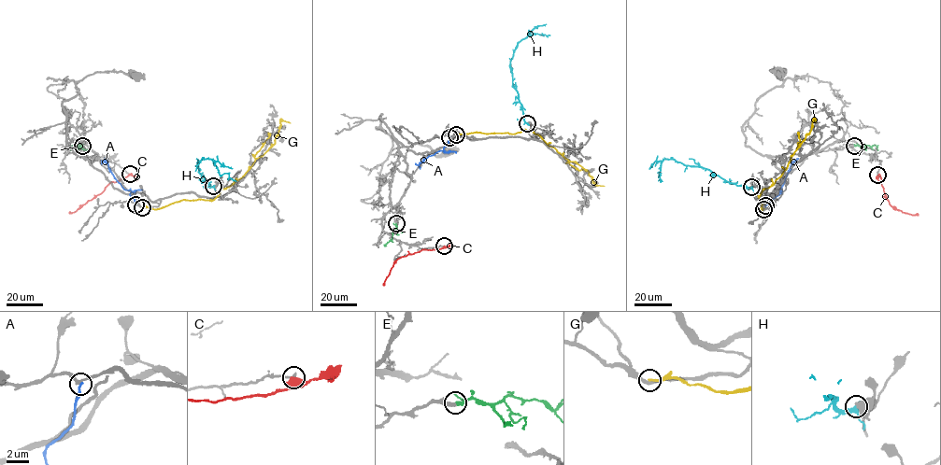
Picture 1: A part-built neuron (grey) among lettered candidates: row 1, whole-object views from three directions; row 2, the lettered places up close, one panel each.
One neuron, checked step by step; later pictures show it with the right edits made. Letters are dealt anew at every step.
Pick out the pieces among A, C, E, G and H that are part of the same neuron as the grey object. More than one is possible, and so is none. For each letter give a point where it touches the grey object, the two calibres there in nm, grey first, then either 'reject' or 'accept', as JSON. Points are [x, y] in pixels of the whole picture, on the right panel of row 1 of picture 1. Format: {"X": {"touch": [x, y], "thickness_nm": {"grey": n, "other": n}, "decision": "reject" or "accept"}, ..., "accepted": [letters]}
{"A": {"touch": [765, 205], "thickness_nm": {"grey": 280, "other": 200}, "decision": "reject"}, "C": {"touch": [877, 175], "thickness_nm": {"grey": 240, "other": 550}, "decision": "reject"}, "E": {"touch": [854, 146], "thickness_nm": {"grey": 440, "other": 240}, "decision": "accept"}, "G": {"touch": [763, 209], "thickness_nm": {"grey": 320, "other": 200}, "decision": "reject"}, "H": {"touch": [751, 187], "thickness_nm": {"grey": 500, "other": 440}, "decision": "reject"}, "accepted": ["E"]}

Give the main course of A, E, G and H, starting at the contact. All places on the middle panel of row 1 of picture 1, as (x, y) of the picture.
A: (449, 137), (444, 147), (445, 152), (440, 150), (429, 156), (419, 165), (420, 169)
E: (396, 223), (392, 239), (384, 246)
G: (456, 135), (531, 131), (569, 161), (576, 162), (589, 172), (594, 184), (605, 186)
H: (528, 123), (513, 86), (510, 60), (521, 40), (534, 34), (549, 35)

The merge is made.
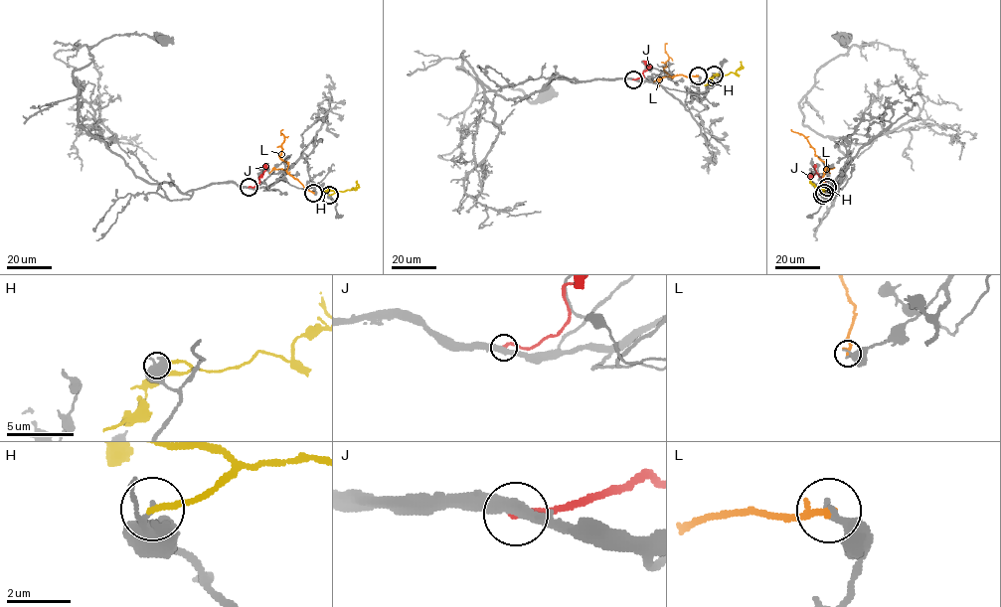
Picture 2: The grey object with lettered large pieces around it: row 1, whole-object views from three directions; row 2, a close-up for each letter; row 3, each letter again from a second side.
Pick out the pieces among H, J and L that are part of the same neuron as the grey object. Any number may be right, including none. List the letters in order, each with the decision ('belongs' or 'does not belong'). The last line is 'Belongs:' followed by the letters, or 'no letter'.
H: does not belong
J: does not belong
L: does not belong
Belongs: no letter

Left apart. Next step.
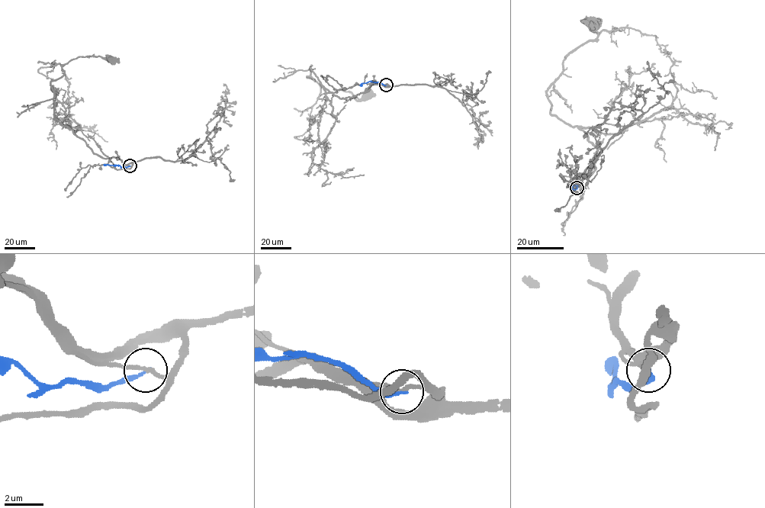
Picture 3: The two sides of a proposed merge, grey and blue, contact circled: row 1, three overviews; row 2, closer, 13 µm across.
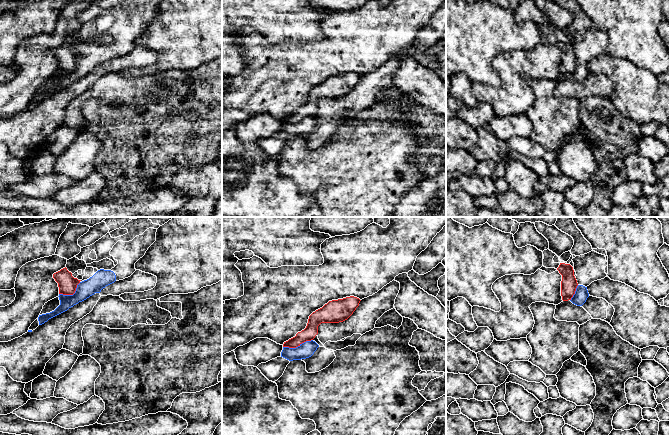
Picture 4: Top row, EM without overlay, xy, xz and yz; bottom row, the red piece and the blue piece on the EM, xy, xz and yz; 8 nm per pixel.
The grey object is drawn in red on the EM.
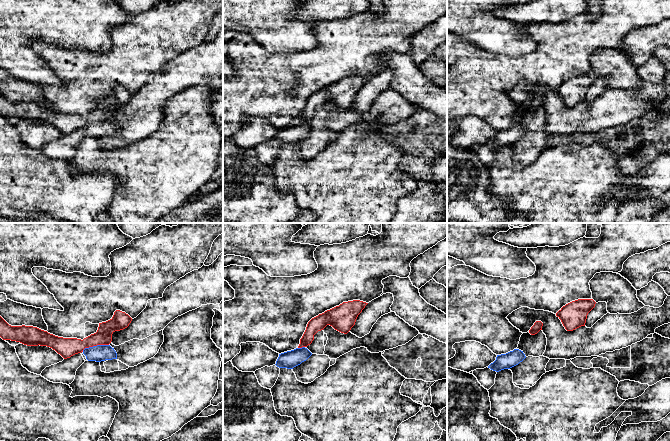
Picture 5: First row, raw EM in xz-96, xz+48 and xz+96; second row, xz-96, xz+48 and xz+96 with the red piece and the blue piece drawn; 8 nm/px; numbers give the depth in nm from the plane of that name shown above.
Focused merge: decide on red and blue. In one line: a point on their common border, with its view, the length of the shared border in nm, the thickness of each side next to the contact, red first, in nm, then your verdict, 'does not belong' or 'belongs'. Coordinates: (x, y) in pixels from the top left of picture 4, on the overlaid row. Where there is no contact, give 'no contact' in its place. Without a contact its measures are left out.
meets red in xz at (297, 346); contact 240 nm long; 110 nm thick on the red side, 120 nm on the other; does not belong

